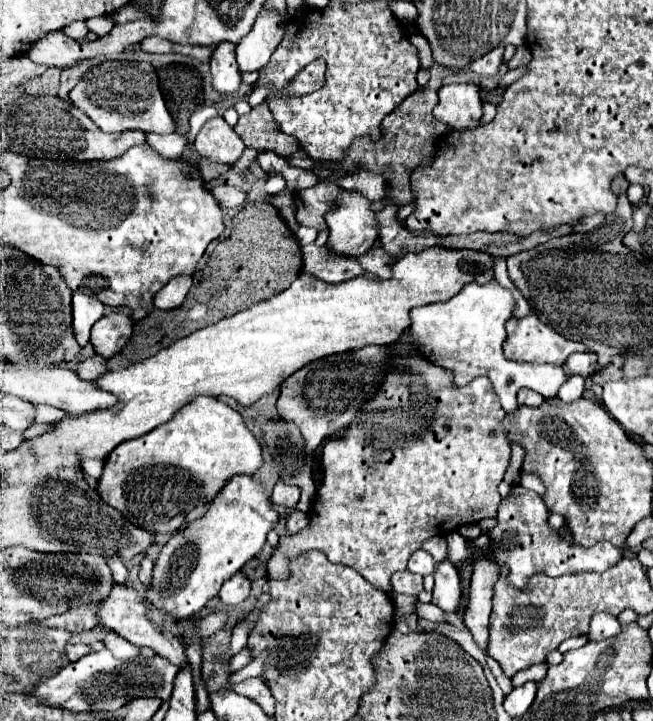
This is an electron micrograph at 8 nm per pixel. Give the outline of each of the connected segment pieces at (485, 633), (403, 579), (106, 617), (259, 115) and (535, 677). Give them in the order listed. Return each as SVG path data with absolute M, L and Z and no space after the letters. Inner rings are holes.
M481 556L473 564L473 578L471 578L471 596L465 608L463 620L469 632L473 634L475 642L487 654L489 642L489 616L491 616L491 590L493 582L497 580L497 562L491 556Z
M403 570L403 572L393 574L391 584L393 584L393 590L399 592L399 594L411 594L411 596L417 596L417 594L423 590L423 576Z
M115 584L111 596L107 600L101 602L99 610L97 610L97 618L99 618L99 626L103 626L105 630L111 630L115 634L119 634L121 638L125 638L127 642L131 642L133 646L149 646L153 648L159 656L167 658L169 662L173 662L175 666L183 668L187 664L187 656L185 656L185 648L183 644L179 642L176 636L174 636L170 631L163 630L153 630L153 624L149 622L149 616L147 616L147 606L143 602L141 596L137 596L135 590L127 588L127 586L119 586Z
M261 102L249 114L241 116L235 132L247 148L253 148L257 152L271 150L283 158L289 158L299 150L297 138L281 132L267 102Z
M543 662L543 664L535 664L535 666L529 666L529 668L525 668L525 670L521 670L521 672L517 672L515 676L513 676L513 686L521 686L523 682L527 682L527 680L533 680L533 682L539 682L539 680L543 680L547 676L547 664Z

